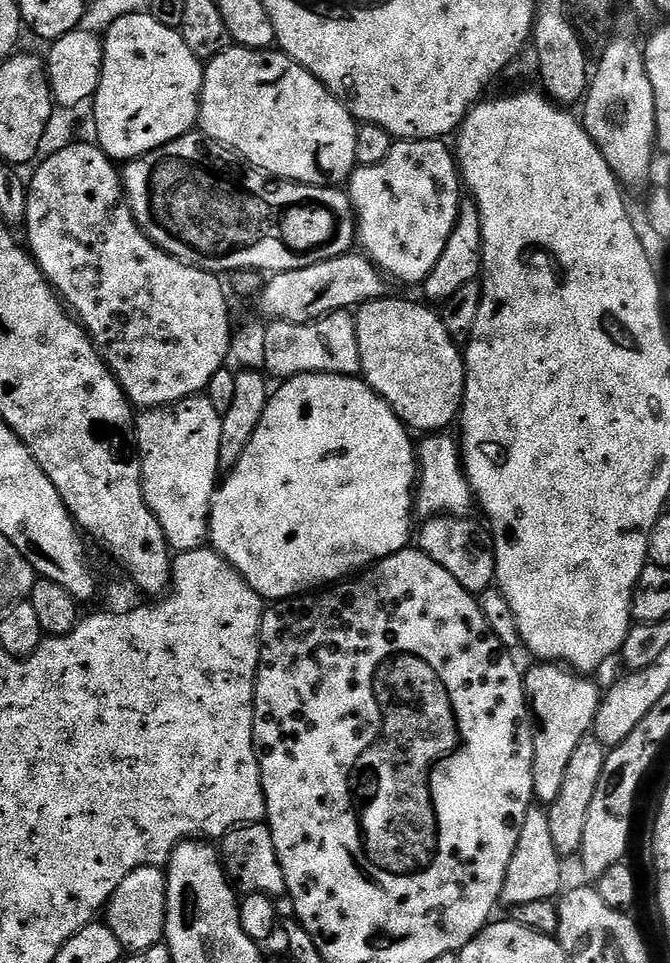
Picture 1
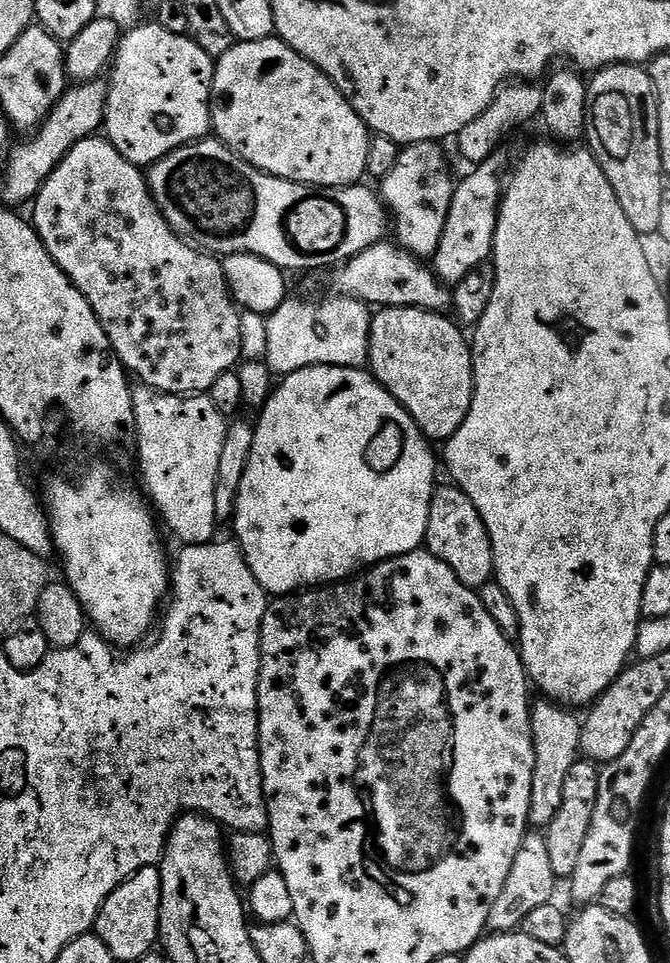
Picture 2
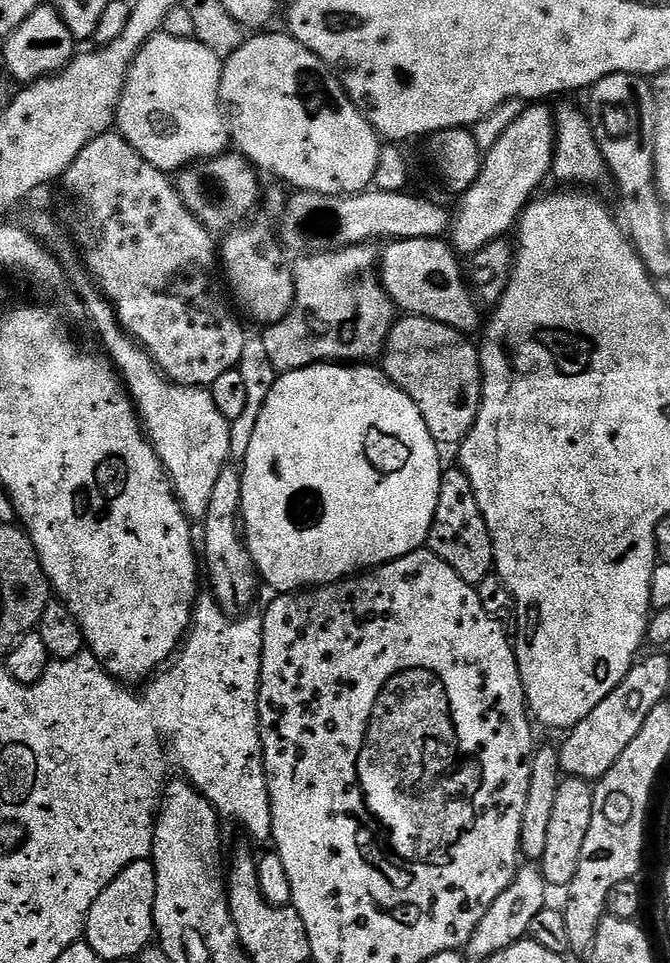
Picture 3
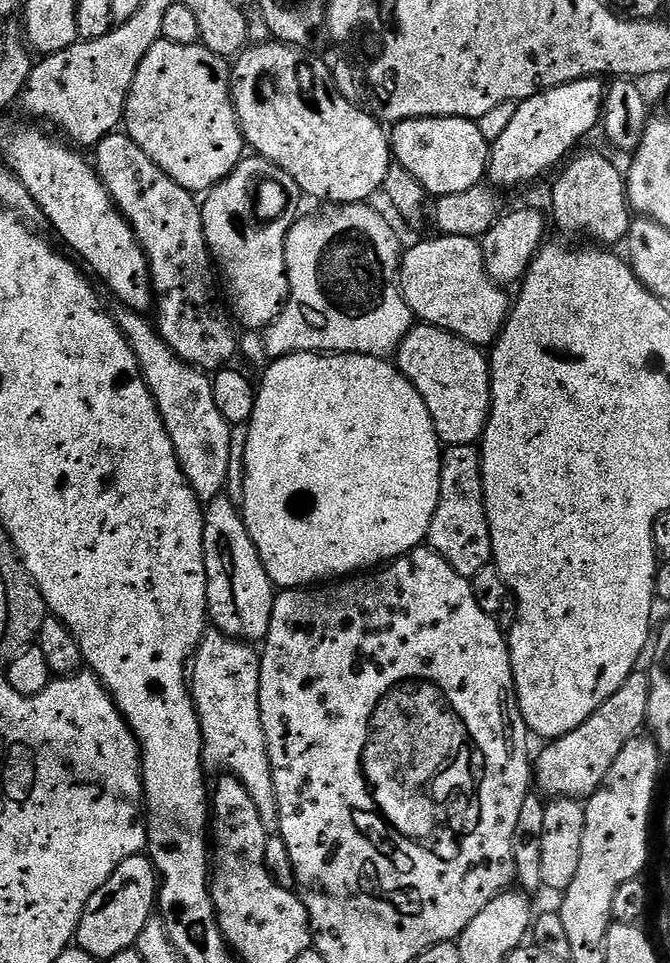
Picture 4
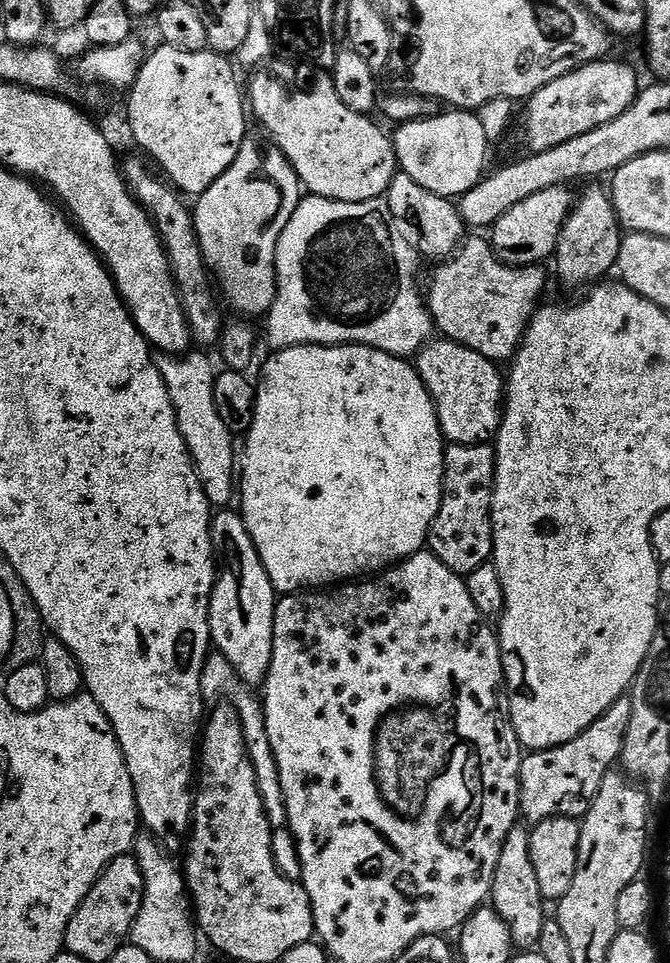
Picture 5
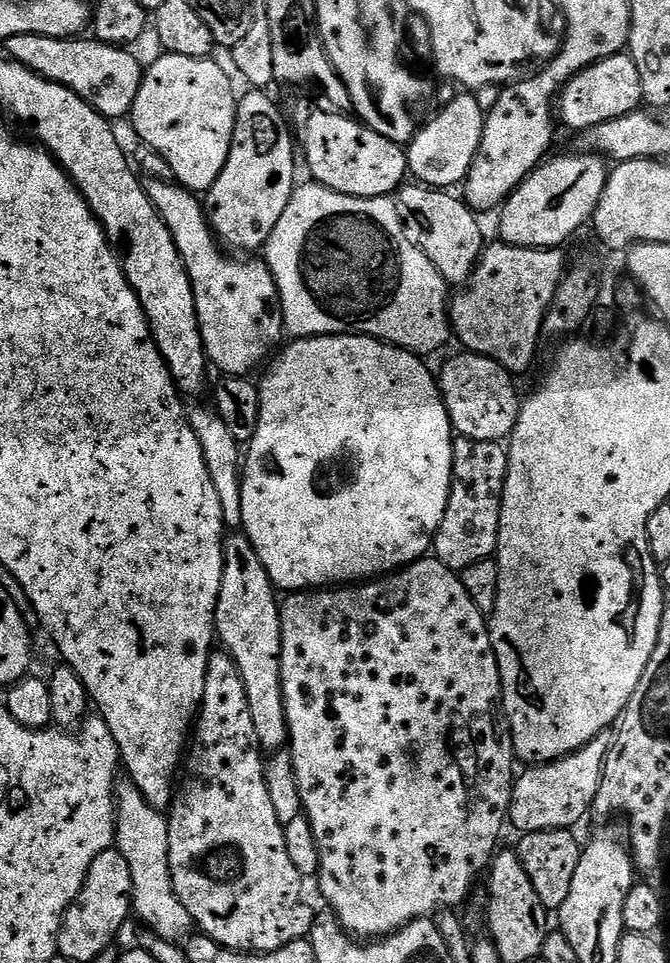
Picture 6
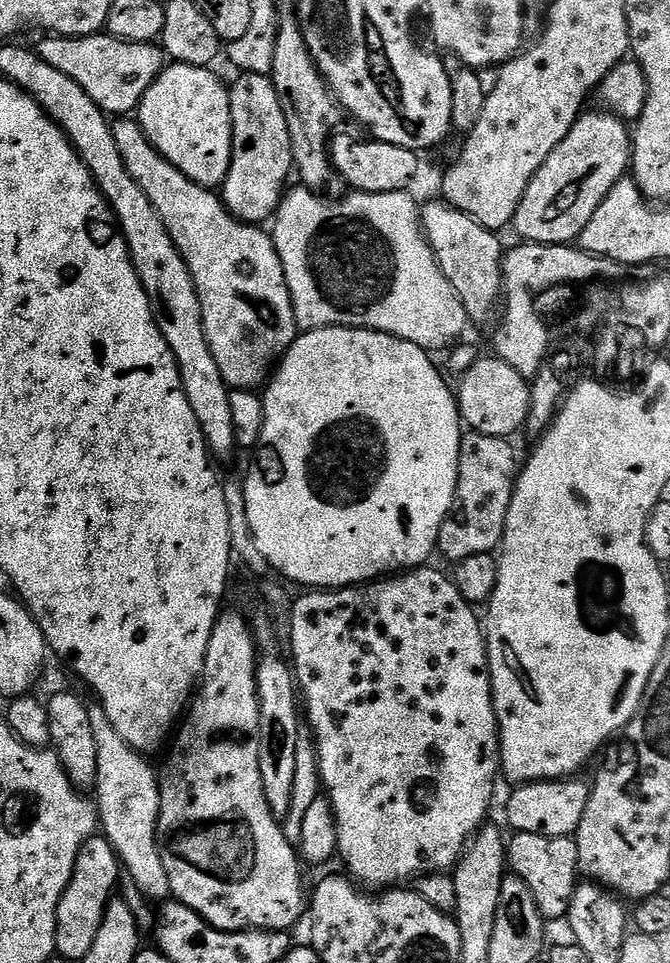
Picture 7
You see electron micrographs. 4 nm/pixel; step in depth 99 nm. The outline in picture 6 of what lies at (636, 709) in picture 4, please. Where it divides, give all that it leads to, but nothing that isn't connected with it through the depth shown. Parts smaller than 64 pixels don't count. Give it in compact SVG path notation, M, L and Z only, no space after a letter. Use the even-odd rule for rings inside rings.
M611 731L598 734L586 746L582 746L576 752L568 756L563 756L557 760L552 760L548 764L533 764L525 767L524 773L515 777L512 785L512 801L508 807L508 820L517 828L517 833L541 832L542 830L569 830L575 829L576 823L592 812L592 804L598 794L598 786L602 782L602 770L604 769L604 759L612 745L613 733Z

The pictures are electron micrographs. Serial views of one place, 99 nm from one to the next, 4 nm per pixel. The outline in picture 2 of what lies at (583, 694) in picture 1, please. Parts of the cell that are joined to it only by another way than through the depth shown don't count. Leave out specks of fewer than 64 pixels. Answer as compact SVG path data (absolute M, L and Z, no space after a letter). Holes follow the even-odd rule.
M547 698L531 705L532 717L530 730L534 742L534 782L530 782L529 825L536 830L546 830L554 822L558 809L562 807L562 794L566 774L570 766L581 759L580 739L582 738L582 720L575 716L571 707L555 703Z

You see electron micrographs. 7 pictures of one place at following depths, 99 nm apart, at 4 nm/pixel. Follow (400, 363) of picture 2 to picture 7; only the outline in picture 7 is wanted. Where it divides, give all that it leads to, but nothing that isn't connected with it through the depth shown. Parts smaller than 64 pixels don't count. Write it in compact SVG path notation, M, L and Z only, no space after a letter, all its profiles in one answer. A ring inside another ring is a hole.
M494 354L481 355L463 375L459 377L460 389L455 389L456 405L460 407L460 419L471 431L512 438L519 428L528 423L530 410L529 381L514 370L506 361Z

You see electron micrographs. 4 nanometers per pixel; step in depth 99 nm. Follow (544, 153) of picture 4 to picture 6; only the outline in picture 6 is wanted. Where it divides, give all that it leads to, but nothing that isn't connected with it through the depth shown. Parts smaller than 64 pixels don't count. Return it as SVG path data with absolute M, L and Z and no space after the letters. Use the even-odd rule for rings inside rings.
M621 54L591 64L565 84L558 97L558 120L566 127L573 128L573 133L579 134L637 111L643 104L642 78L638 78L638 66L634 66L631 56Z

